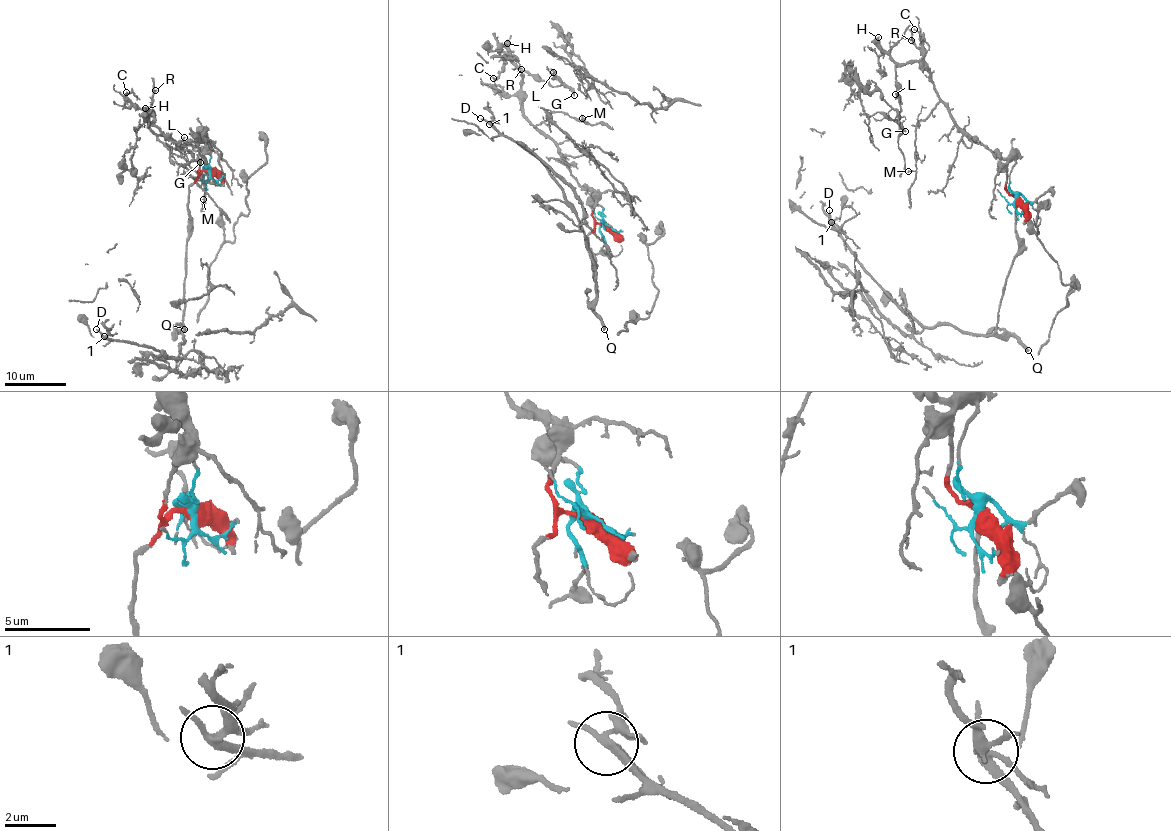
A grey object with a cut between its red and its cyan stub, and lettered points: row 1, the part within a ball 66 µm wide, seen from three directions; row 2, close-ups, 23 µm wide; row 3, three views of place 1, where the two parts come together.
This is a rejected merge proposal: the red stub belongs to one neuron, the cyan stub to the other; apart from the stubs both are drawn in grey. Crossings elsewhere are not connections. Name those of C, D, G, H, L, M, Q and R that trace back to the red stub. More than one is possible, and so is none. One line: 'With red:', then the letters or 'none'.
With red: D, Q

